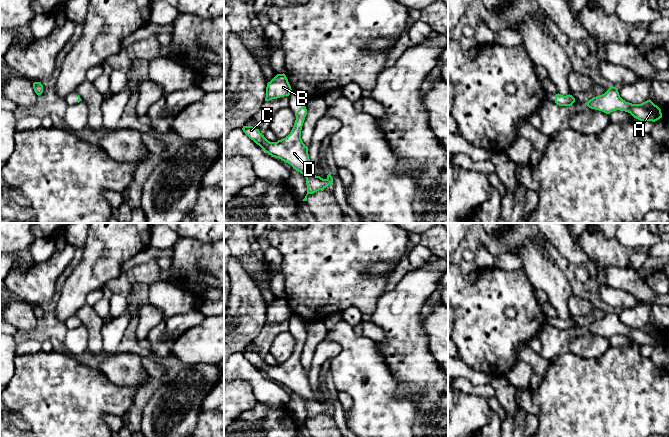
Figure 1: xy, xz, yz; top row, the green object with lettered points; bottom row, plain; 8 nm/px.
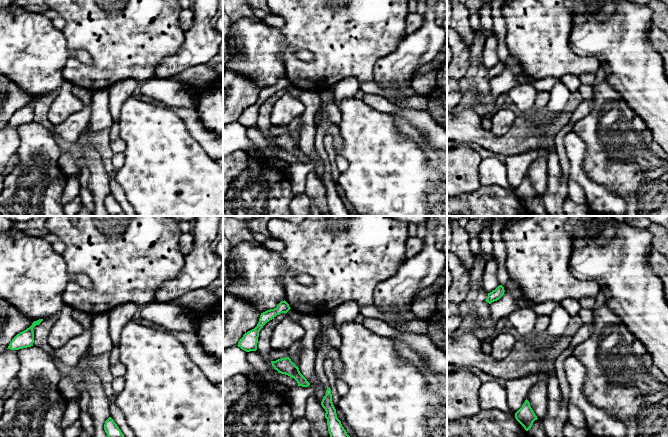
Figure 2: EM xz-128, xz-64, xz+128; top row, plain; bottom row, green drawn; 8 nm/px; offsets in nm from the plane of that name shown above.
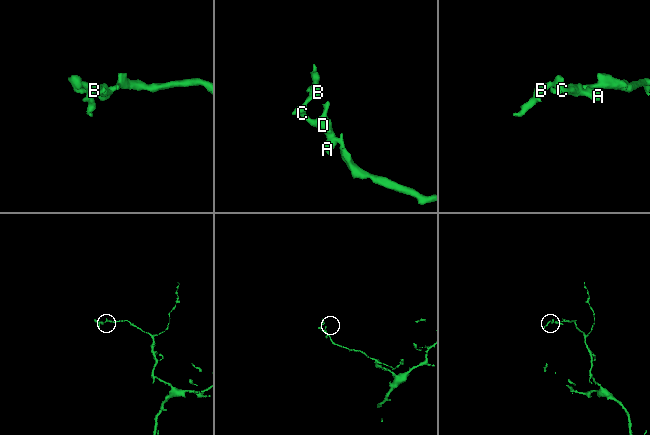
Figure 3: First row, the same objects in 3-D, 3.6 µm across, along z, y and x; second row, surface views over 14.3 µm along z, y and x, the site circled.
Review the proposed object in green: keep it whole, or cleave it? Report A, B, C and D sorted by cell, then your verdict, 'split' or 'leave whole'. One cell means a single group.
A B C D | leave whole

